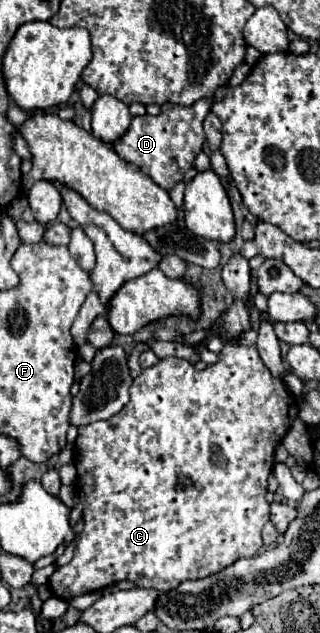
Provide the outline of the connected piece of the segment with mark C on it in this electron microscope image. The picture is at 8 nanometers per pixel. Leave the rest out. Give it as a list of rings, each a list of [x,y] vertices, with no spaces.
[[[243,332],[238,338],[223,342],[223,350],[219,352],[219,362],[207,364],[205,370],[197,372],[191,362],[179,360],[179,358],[163,358],[159,364],[143,370],[131,386],[131,402],[111,420],[93,422],[85,428],[79,428],[79,436],[75,440],[75,456],[73,464],[77,468],[77,480],[75,490],[83,492],[83,522],[85,528],[79,536],[79,544],[75,548],[75,556],[69,564],[55,570],[55,574],[49,578],[49,586],[55,596],[63,600],[71,600],[75,596],[83,596],[95,590],[103,590],[107,586],[113,586],[121,580],[129,580],[135,586],[141,588],[157,588],[161,592],[169,592],[177,588],[185,580],[195,578],[207,578],[211,574],[221,572],[223,568],[231,566],[239,558],[249,558],[263,548],[261,540],[261,528],[269,522],[269,502],[265,500],[267,494],[267,476],[273,470],[275,464],[275,446],[283,440],[291,426],[291,406],[293,414],[297,414],[297,400],[291,396],[291,392],[285,388],[281,378],[273,378],[273,374],[261,364],[261,358],[257,356],[257,332]]]

